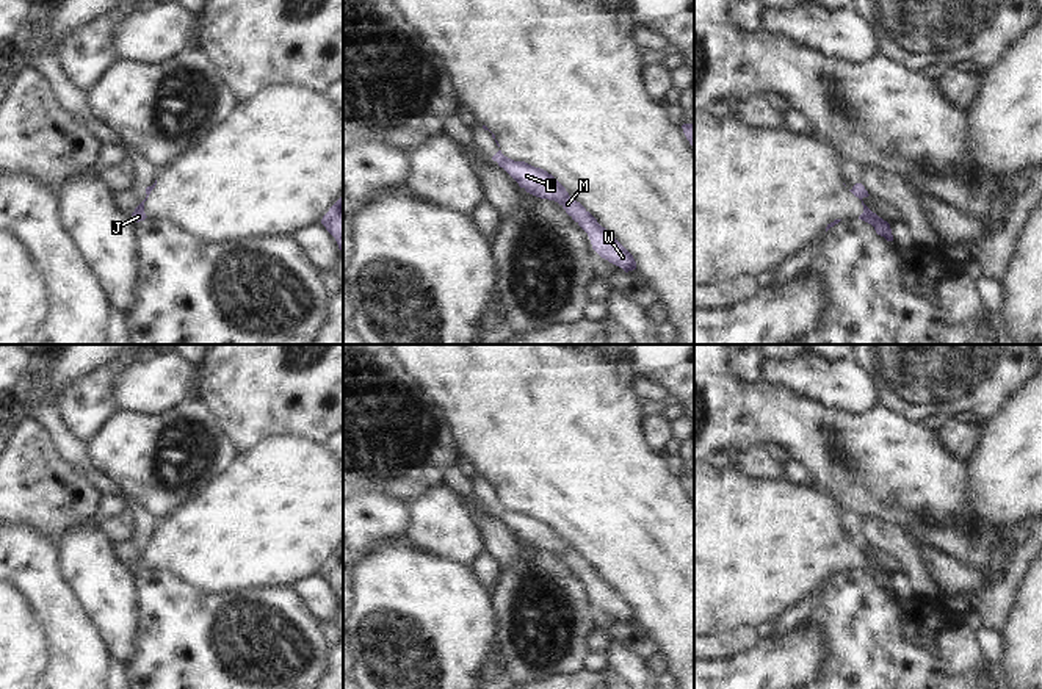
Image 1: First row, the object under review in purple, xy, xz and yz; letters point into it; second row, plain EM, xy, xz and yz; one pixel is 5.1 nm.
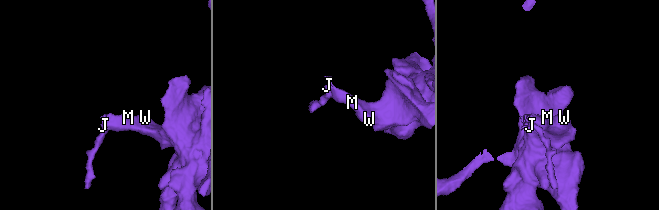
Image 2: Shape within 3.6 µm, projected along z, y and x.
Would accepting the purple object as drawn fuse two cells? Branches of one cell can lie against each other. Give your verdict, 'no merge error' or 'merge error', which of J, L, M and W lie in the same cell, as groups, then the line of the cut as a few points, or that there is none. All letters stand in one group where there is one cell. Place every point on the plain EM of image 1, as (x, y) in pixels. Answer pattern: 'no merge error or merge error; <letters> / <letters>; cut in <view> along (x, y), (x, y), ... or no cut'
merge error; J / L M W; cut in xy along (151, 537), (148, 545)

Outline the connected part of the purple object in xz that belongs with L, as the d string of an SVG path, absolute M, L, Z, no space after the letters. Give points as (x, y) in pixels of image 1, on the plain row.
M497 503L492 507L526 543L558 553L566 564L588 584L592 600L625 623L636 620L633 606L547 521L525 512L514 512Z

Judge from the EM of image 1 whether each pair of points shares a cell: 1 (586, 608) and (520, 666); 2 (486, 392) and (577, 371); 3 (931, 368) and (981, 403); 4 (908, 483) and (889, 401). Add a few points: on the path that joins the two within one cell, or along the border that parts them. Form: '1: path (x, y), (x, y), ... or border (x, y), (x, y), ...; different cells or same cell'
1: path (574, 630), (569, 645), (542, 655); same cell
2: path (508, 371), (555, 371); same cell
3: path (944, 378), (969, 395); same cell
4: border (878, 404), (922, 425); different cells

